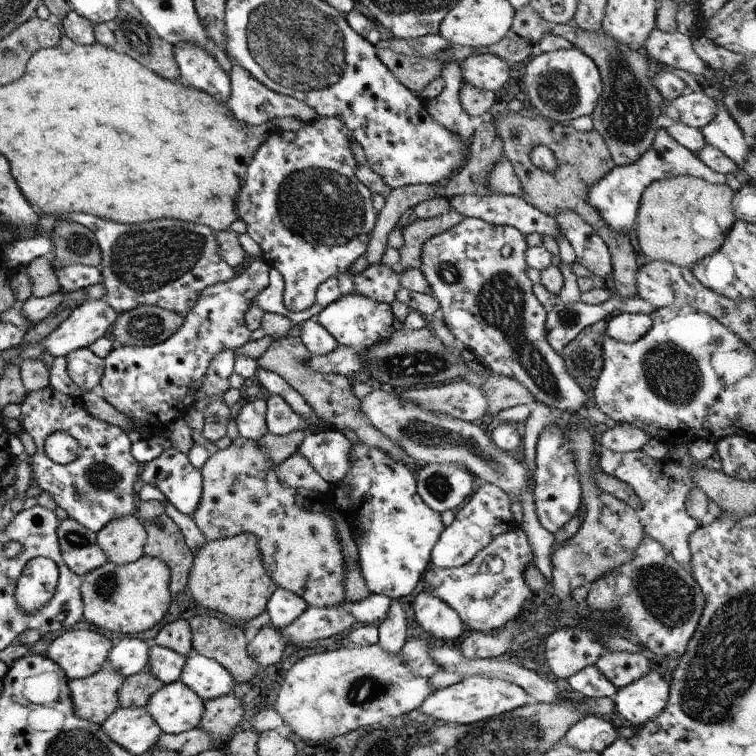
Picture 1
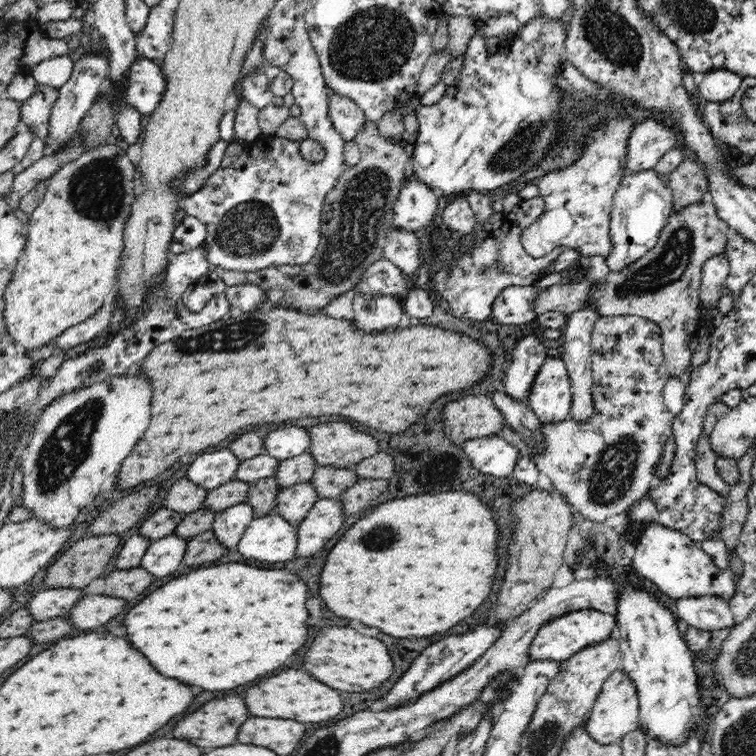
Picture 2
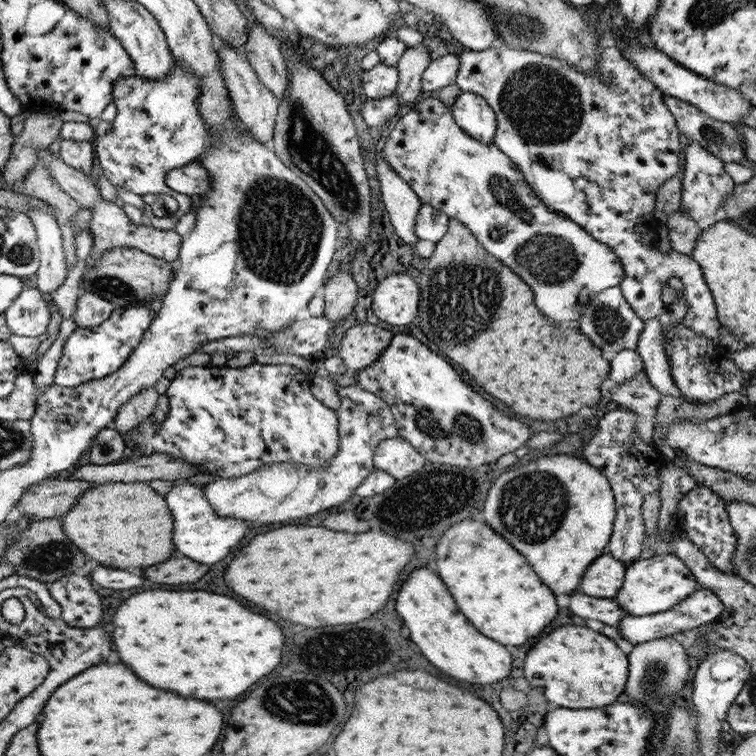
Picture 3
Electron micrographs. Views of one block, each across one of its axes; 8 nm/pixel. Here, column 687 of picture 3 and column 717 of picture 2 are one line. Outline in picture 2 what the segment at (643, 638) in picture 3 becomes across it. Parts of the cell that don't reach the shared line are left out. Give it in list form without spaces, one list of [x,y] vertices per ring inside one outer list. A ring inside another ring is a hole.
[[[703,594],[700,596],[683,596],[676,600],[676,614],[689,626],[712,632],[736,624],[724,597]]]

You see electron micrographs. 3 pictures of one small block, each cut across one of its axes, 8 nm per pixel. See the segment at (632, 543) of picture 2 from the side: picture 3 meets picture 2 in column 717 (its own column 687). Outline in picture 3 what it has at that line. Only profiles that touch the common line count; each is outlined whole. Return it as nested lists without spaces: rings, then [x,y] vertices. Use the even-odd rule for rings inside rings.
[[[656,554],[648,559],[637,558],[625,569],[623,582],[613,600],[629,616],[645,616],[674,607],[695,590],[699,590],[695,577],[677,555]]]

